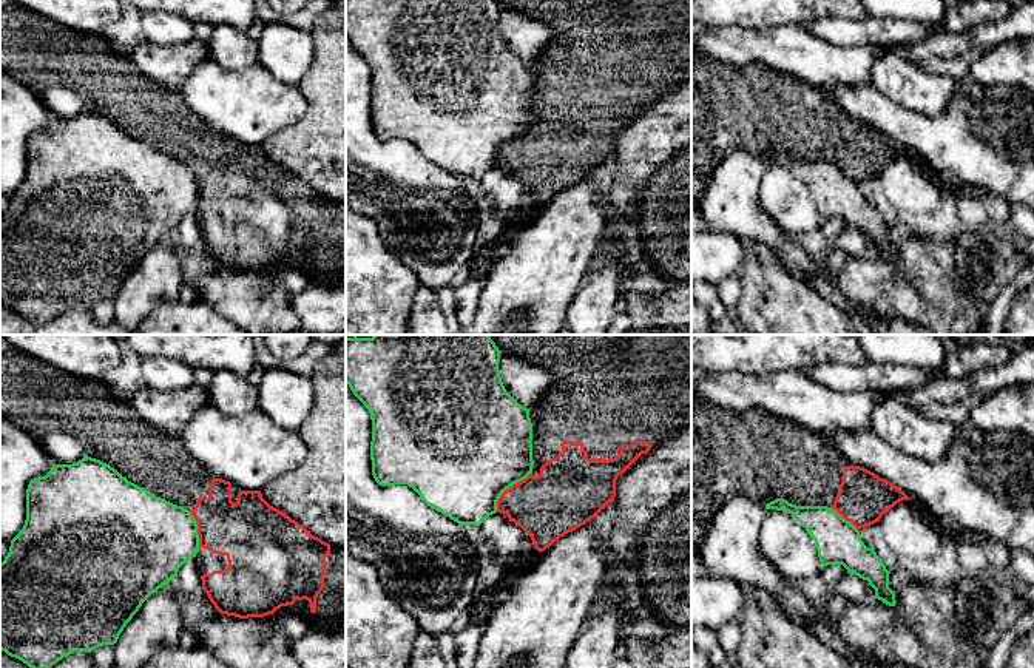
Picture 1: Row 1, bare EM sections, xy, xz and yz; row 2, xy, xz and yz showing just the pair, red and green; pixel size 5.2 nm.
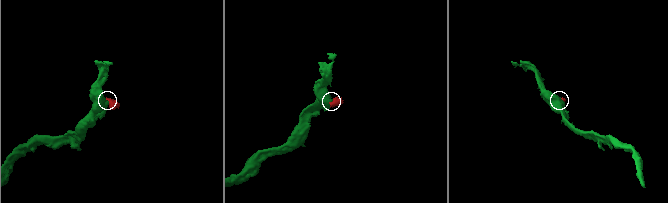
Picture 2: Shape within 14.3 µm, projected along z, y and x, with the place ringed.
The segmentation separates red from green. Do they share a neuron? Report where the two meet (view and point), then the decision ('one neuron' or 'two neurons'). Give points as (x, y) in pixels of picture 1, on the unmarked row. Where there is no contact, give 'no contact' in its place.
meets red in xz at (510, 142); two neurons

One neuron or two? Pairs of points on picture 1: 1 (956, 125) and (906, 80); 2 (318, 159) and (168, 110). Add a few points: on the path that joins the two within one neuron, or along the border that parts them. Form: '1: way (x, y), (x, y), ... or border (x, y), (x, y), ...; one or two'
1: border (963, 82), (937, 114), (906, 110); two
2: border (260, 145), (270, 159), (287, 170); two

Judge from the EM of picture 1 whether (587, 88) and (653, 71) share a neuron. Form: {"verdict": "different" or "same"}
{"verdict": "same"}

